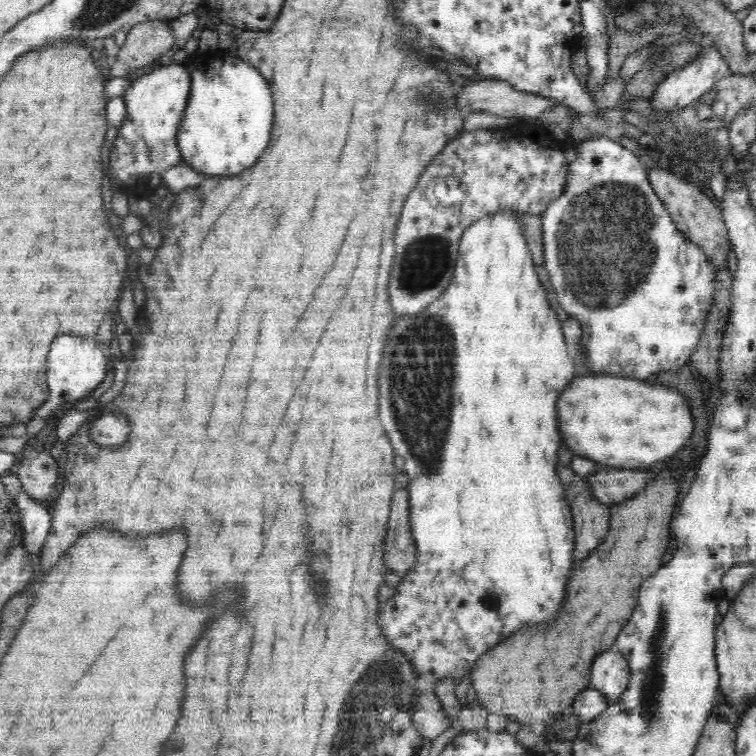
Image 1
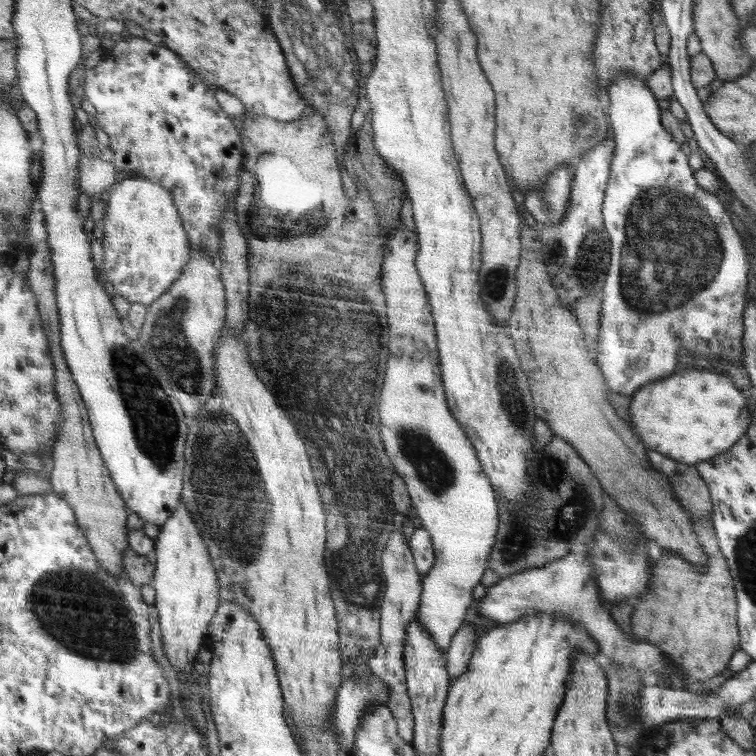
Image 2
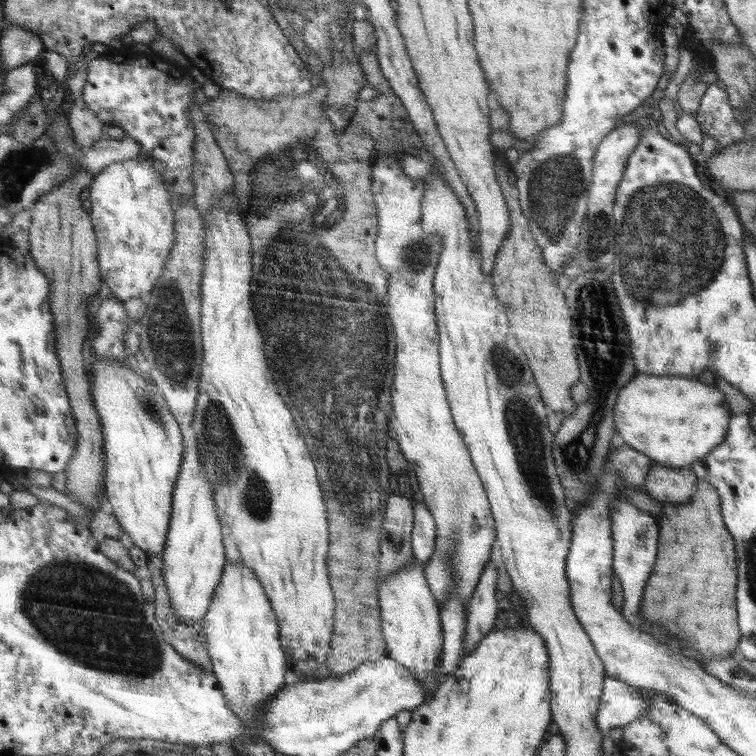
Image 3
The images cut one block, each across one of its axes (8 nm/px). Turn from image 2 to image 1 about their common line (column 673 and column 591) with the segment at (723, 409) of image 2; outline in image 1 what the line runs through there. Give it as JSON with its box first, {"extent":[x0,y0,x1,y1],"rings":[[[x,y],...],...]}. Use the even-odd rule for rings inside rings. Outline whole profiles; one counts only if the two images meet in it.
{"extent":[557,376,694,469],"rings":[[[576,376],[572,384],[562,390],[557,402],[558,426],[566,446],[575,456],[596,461],[600,467],[621,469],[651,468],[669,460],[692,436],[694,418],[690,412],[690,399],[678,390],[666,386],[650,386],[642,380],[622,376]]]}

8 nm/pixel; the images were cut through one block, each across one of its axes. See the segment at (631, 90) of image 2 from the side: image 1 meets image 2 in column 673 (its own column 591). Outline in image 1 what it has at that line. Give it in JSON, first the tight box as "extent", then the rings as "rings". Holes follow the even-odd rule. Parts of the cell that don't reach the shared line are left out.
{"extent":[540,135,727,378],"rings":[[[606,135],[599,137],[586,138],[578,141],[579,147],[576,150],[575,161],[569,162],[566,166],[565,188],[562,196],[556,197],[554,202],[546,208],[546,212],[540,216],[541,235],[543,238],[544,268],[548,272],[548,280],[552,284],[560,300],[560,306],[566,314],[574,316],[580,326],[582,326],[582,340],[580,344],[586,348],[586,372],[594,374],[620,374],[624,378],[648,378],[650,374],[656,374],[662,371],[669,371],[683,367],[690,362],[695,344],[699,341],[699,336],[705,327],[706,316],[713,303],[714,278],[720,276],[720,272],[727,268],[724,264],[713,264],[707,260],[702,249],[690,239],[683,236],[681,230],[678,230],[676,223],[671,218],[660,197],[655,194],[651,183],[649,182],[649,172],[644,164],[640,162],[634,152],[626,149],[618,140],[610,139]]]}

